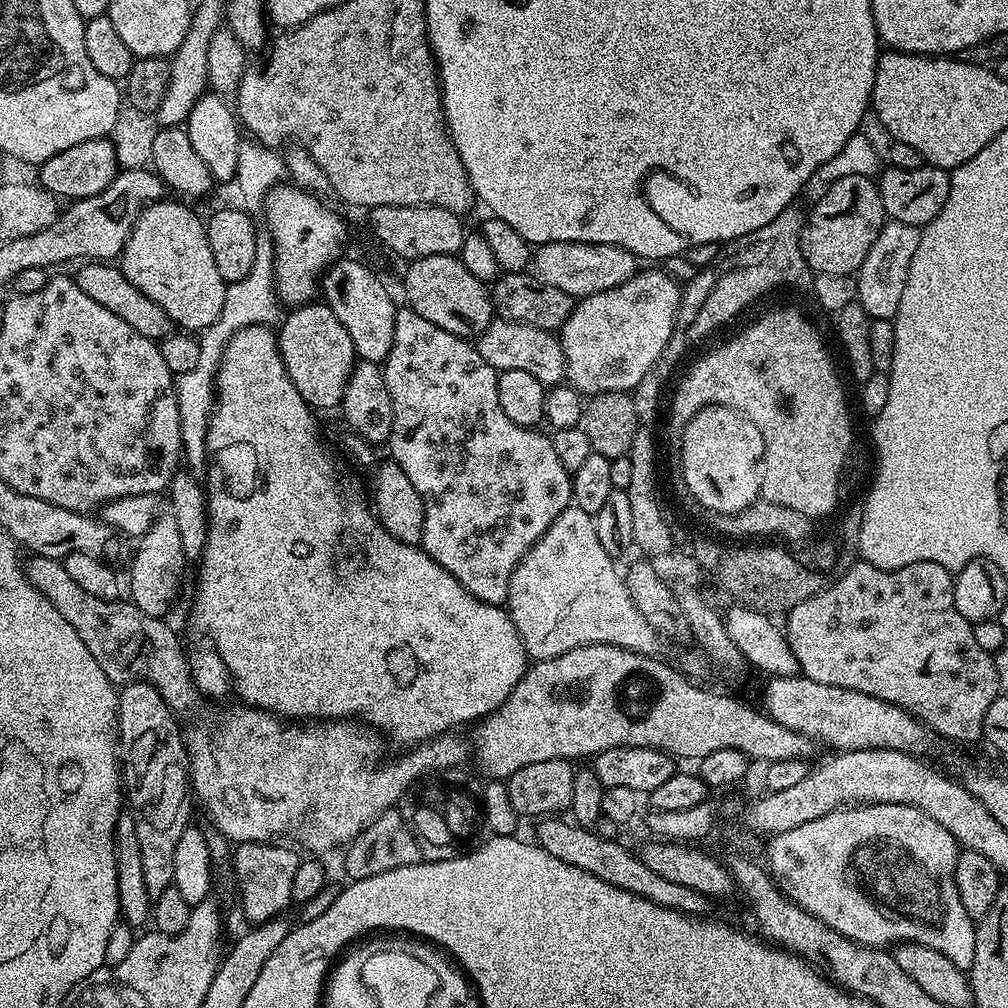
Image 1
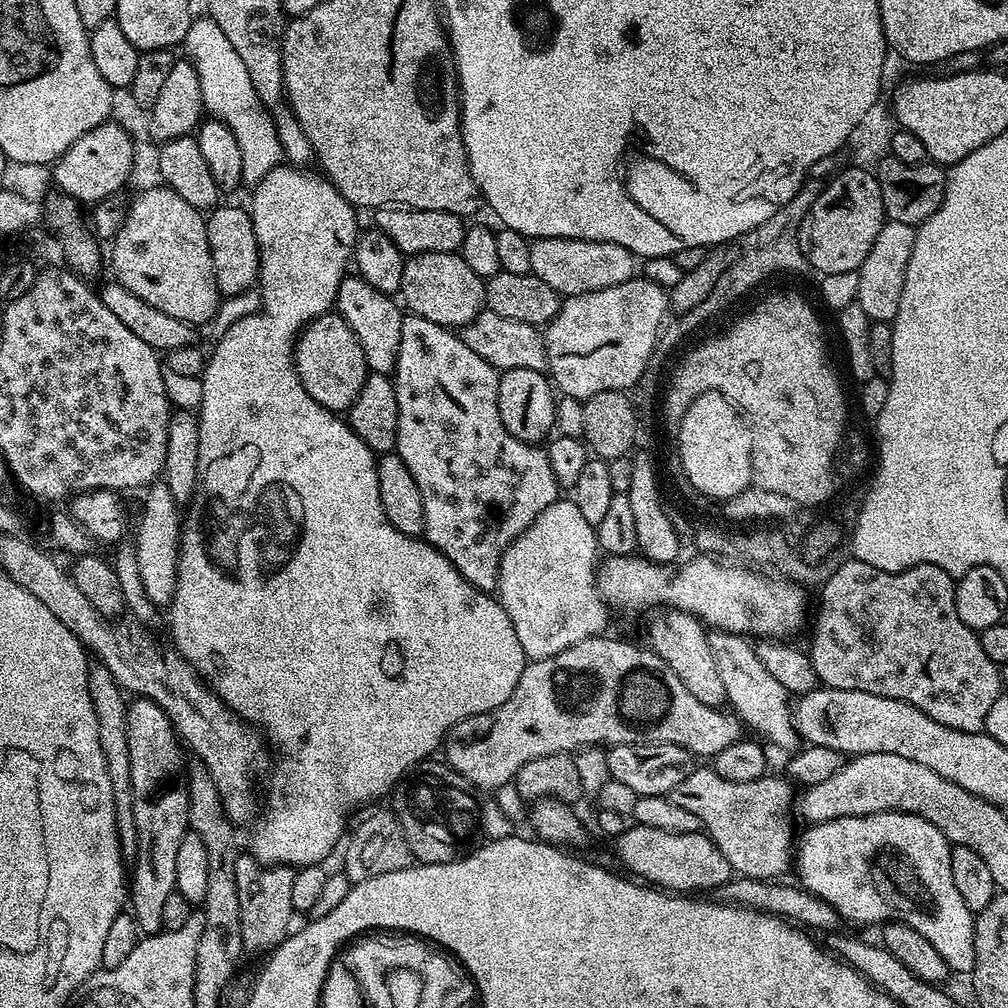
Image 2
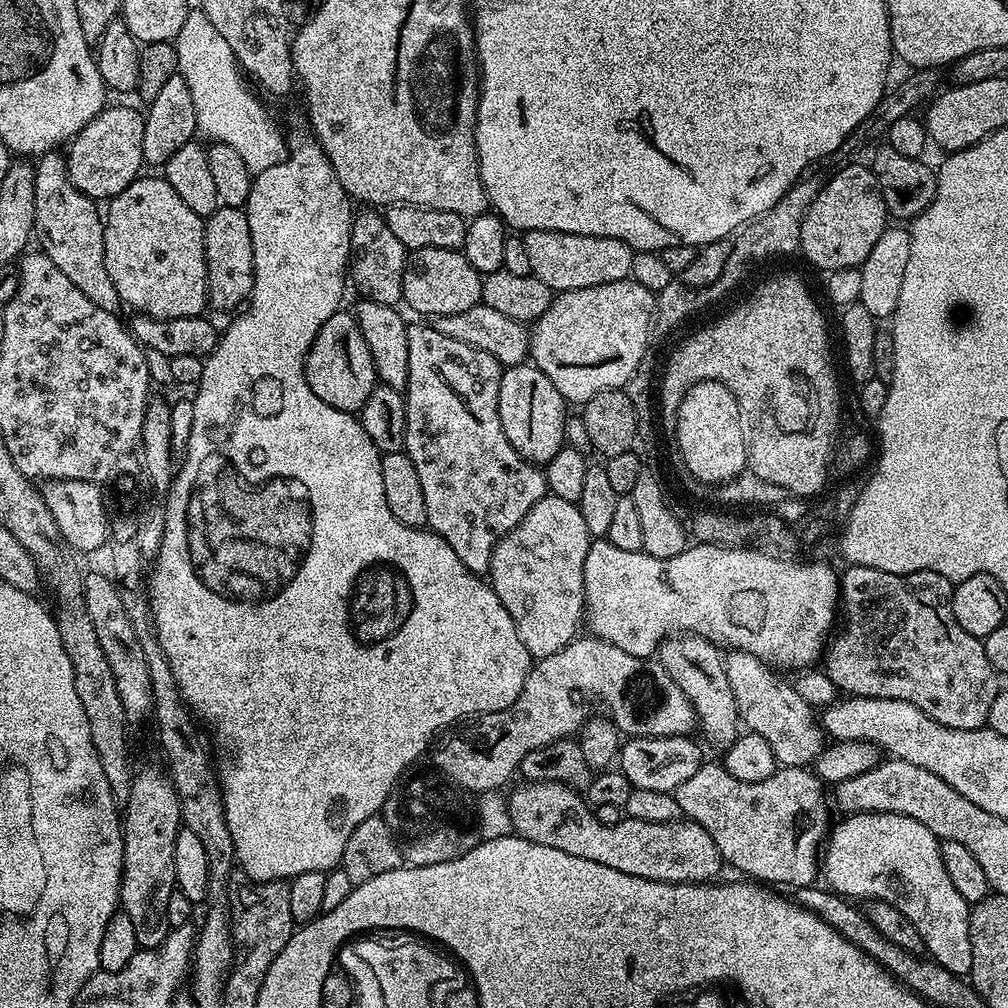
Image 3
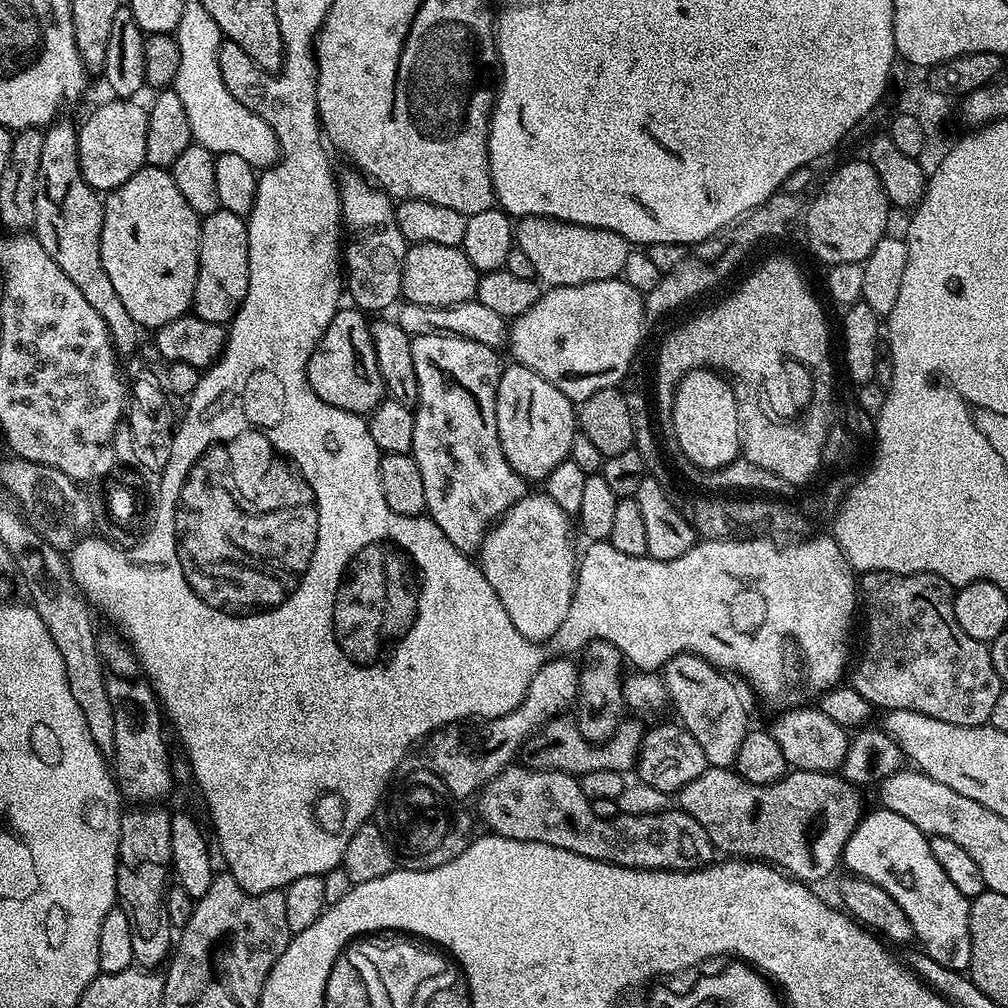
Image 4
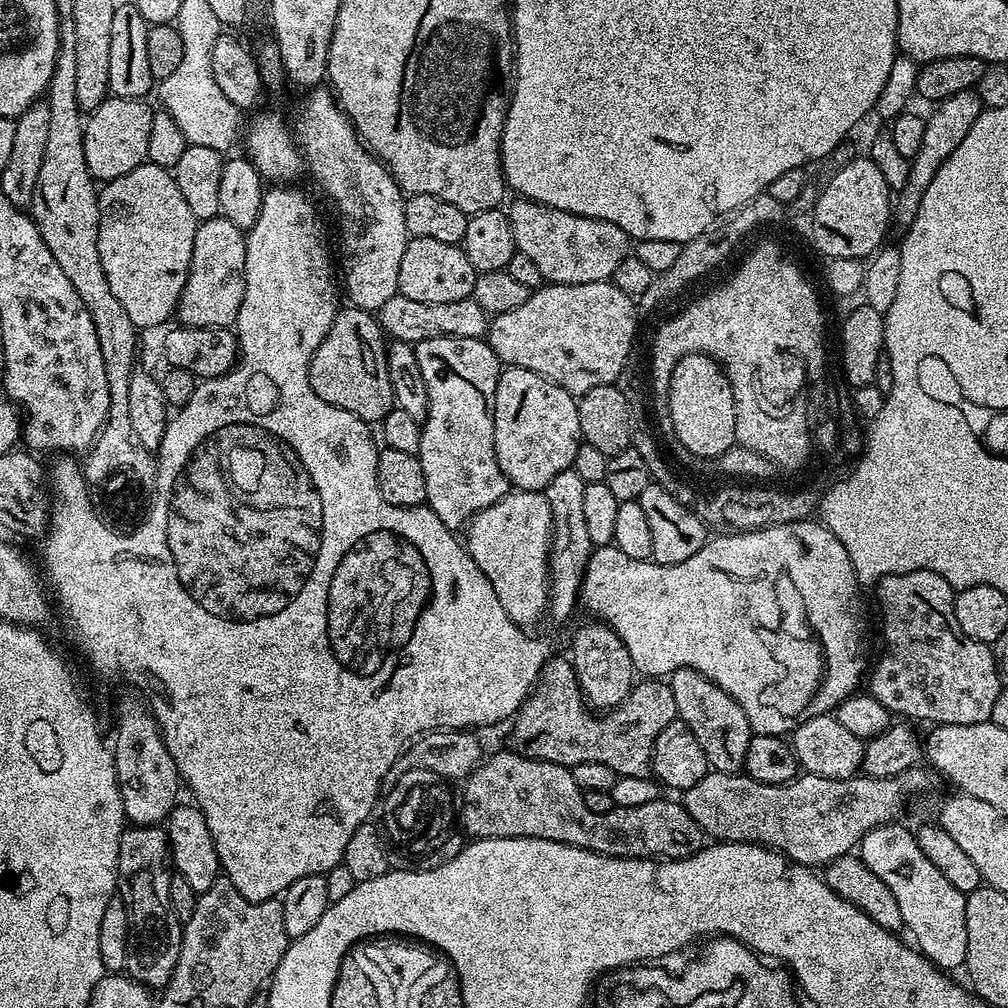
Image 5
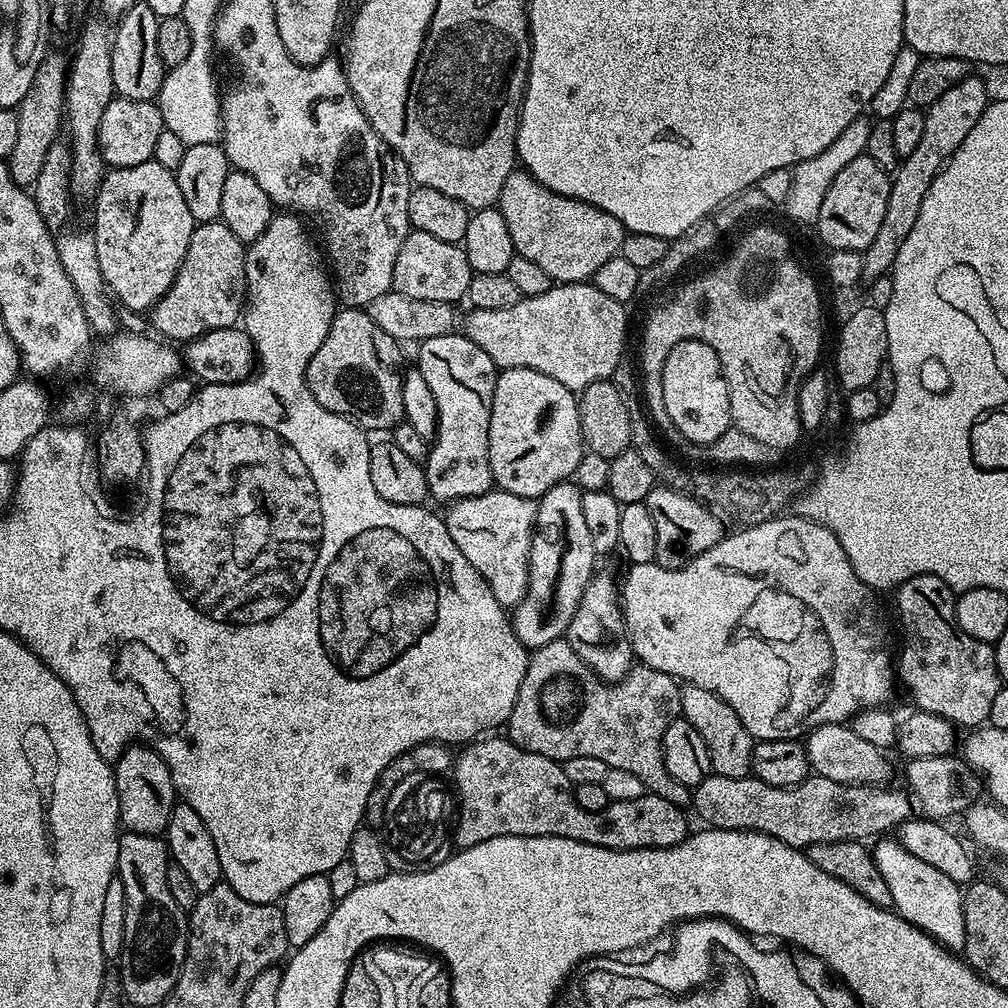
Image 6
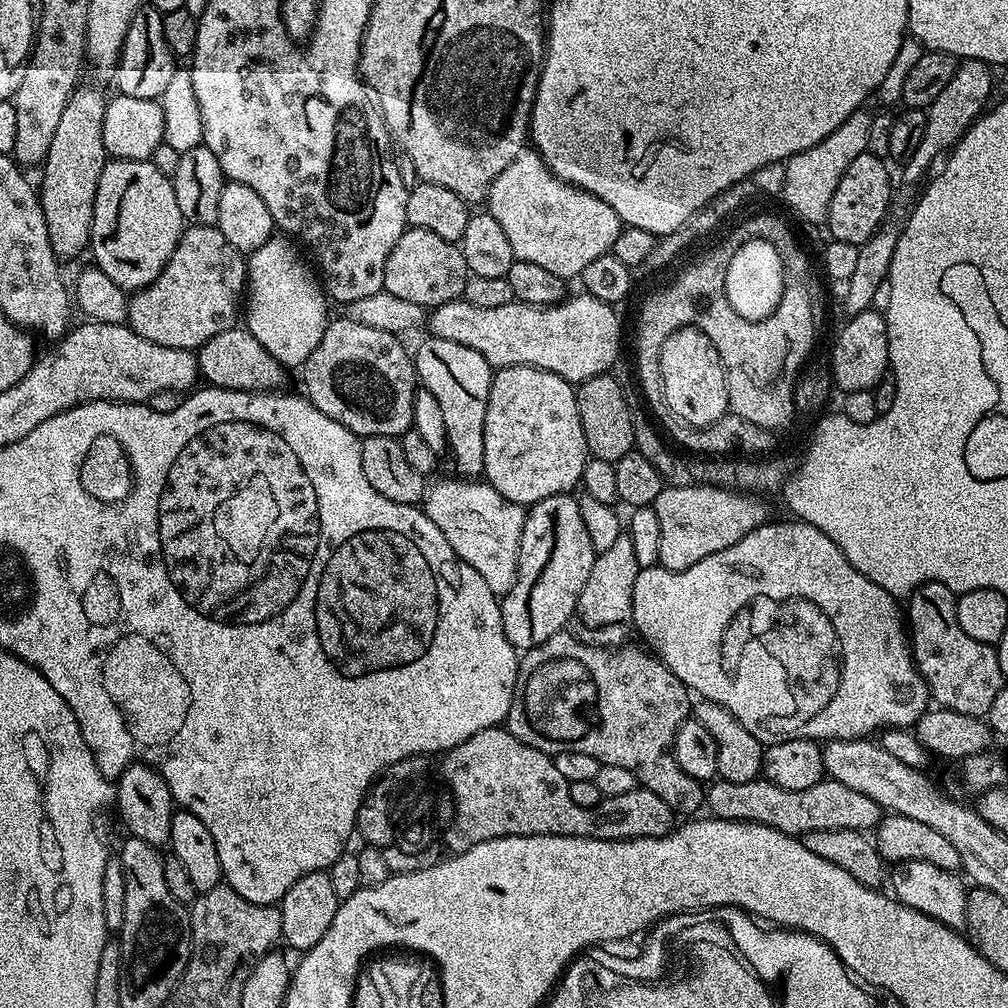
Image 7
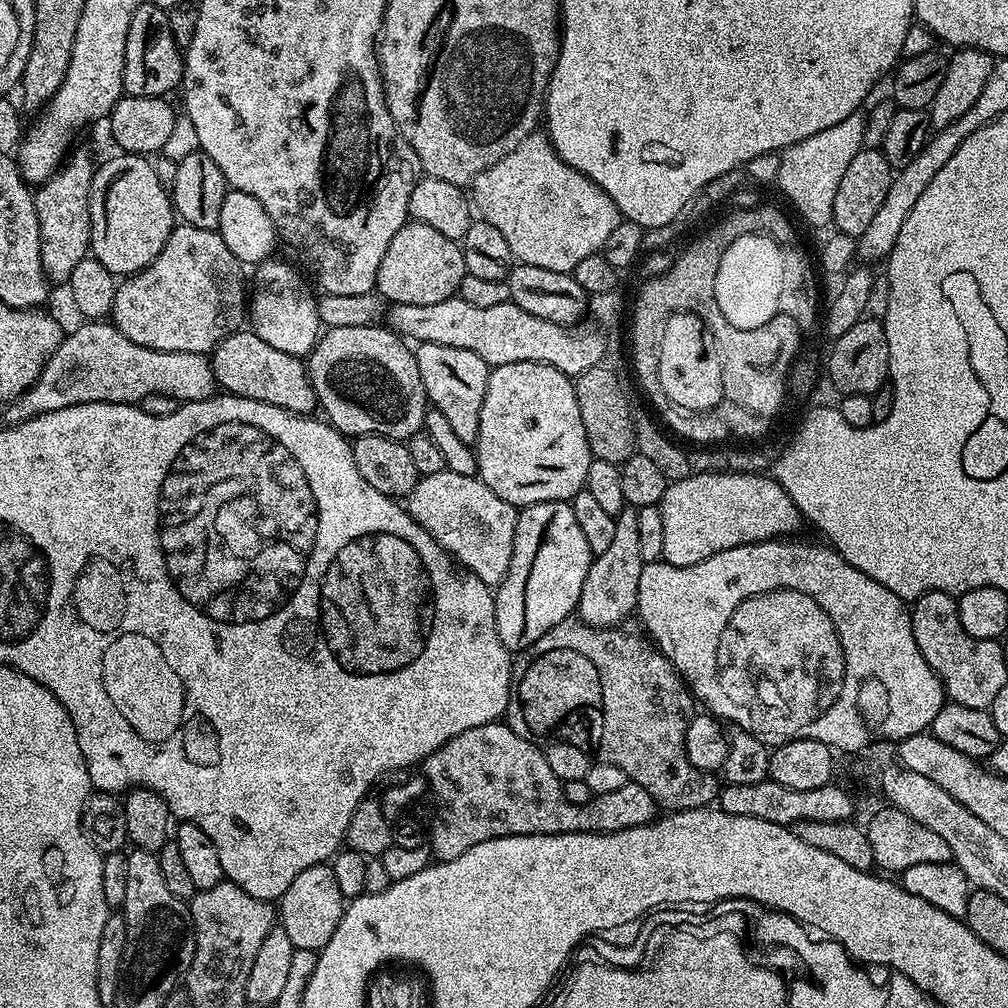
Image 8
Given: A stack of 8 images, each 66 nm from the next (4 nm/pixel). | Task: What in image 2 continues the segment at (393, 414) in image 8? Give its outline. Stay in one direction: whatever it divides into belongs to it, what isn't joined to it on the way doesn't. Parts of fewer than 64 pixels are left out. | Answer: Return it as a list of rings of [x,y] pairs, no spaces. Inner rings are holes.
[[[325,314],[311,321],[296,338],[294,349],[296,373],[310,398],[323,408],[337,414],[347,413],[348,407],[362,390],[364,379],[369,376],[368,363],[362,354],[354,330],[339,314]]]

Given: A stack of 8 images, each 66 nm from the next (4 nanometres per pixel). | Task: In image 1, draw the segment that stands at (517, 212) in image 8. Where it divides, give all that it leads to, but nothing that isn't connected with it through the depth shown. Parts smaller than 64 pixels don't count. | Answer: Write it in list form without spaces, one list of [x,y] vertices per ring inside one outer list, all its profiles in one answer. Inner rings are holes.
[[[550,242],[539,245],[533,251],[531,267],[542,282],[558,286],[558,290],[566,290],[566,294],[574,298],[583,298],[614,286],[622,286],[622,282],[636,275],[638,258],[630,250],[613,244]]]

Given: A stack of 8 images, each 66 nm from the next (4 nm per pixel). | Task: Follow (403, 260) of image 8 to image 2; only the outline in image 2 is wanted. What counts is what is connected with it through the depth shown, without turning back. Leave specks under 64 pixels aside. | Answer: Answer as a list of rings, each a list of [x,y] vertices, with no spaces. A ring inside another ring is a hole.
[[[427,252],[405,259],[398,296],[411,315],[421,316],[444,328],[459,330],[485,311],[484,285],[485,281],[466,266],[459,254]]]

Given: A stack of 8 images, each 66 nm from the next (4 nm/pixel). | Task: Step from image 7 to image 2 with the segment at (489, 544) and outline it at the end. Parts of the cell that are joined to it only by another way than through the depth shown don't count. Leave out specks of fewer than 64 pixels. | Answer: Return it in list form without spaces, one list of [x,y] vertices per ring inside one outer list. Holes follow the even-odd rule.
[[[557,498],[553,504],[546,506],[546,510],[538,514],[536,521],[502,554],[498,603],[514,626],[516,642],[522,646],[528,660],[541,660],[562,654],[562,650],[574,646],[574,642],[582,642],[609,631],[610,608],[600,587],[596,585],[596,556],[598,557],[596,529],[590,522],[586,522],[586,518],[570,498]]]

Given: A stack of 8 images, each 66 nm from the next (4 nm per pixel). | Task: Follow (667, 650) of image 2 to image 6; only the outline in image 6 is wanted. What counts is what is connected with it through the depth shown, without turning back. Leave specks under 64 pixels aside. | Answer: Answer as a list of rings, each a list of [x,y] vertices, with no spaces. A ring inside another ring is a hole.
[[[687,685],[680,694],[680,710],[683,719],[688,720],[690,726],[698,730],[698,734],[702,734],[702,742],[706,742],[706,750],[710,750],[710,762],[715,775],[722,778],[742,778],[751,773],[753,738],[746,730],[746,726],[742,726],[742,718],[738,718],[738,714],[734,714],[734,710],[730,710],[730,706],[726,706],[726,702],[718,698],[718,694],[710,694],[710,690],[702,690],[702,686]]]

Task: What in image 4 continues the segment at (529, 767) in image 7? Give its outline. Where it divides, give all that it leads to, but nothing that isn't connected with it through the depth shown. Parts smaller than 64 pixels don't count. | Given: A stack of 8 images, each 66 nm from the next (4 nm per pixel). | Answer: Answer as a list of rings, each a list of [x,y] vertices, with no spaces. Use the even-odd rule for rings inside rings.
[[[509,766],[485,784],[478,793],[480,816],[489,833],[505,836],[522,842],[542,842],[546,846],[558,846],[570,850],[579,856],[605,860],[608,864],[617,864],[627,868],[660,868],[663,872],[692,872],[703,868],[714,860],[714,849],[710,834],[702,830],[698,818],[671,806],[664,812],[652,814],[624,814],[607,820],[598,818],[591,810],[589,798],[582,794],[579,779],[565,772],[554,770],[534,770],[523,766]]]

